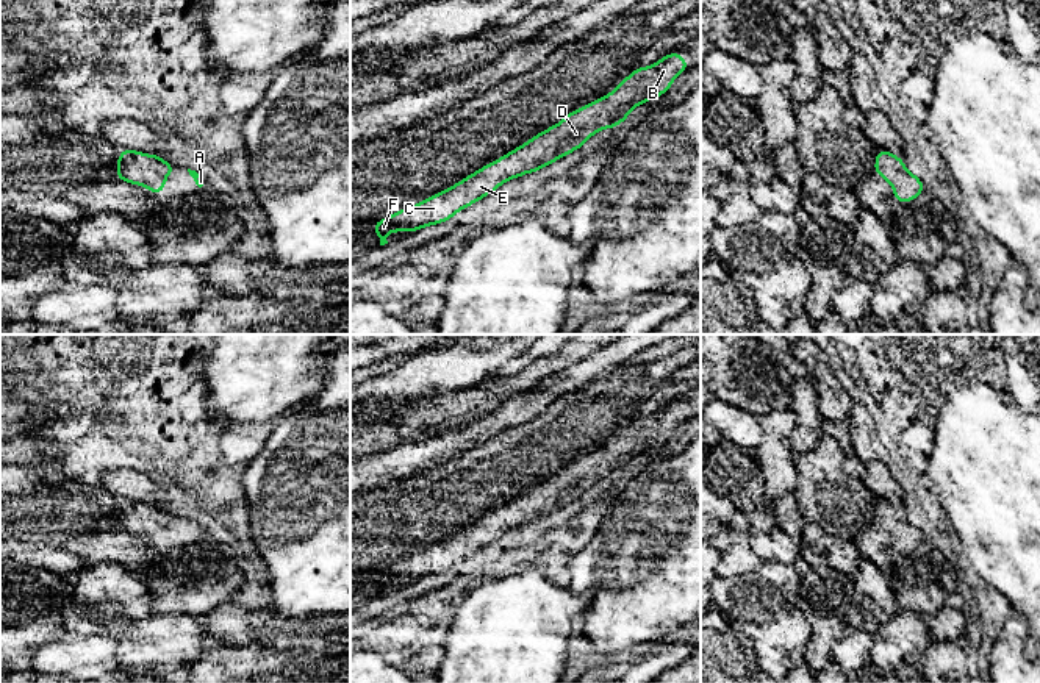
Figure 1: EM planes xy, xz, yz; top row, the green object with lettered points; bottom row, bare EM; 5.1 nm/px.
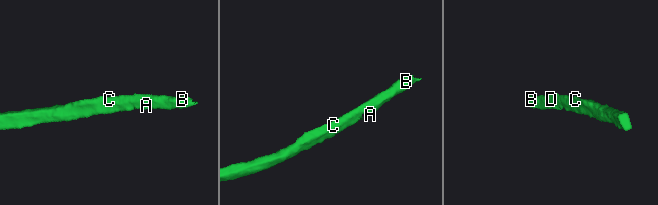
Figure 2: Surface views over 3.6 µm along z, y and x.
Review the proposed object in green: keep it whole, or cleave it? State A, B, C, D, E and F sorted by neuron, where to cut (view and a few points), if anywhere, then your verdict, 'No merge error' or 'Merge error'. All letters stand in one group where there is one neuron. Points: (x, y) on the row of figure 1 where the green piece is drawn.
Groups: A B C D E F. No split. No merge error

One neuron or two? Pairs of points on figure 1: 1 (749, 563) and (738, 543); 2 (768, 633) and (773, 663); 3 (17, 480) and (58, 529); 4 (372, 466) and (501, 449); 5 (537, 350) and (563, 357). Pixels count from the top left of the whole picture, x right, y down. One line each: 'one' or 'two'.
1: one
2: one
3: one
4: two
5: two

